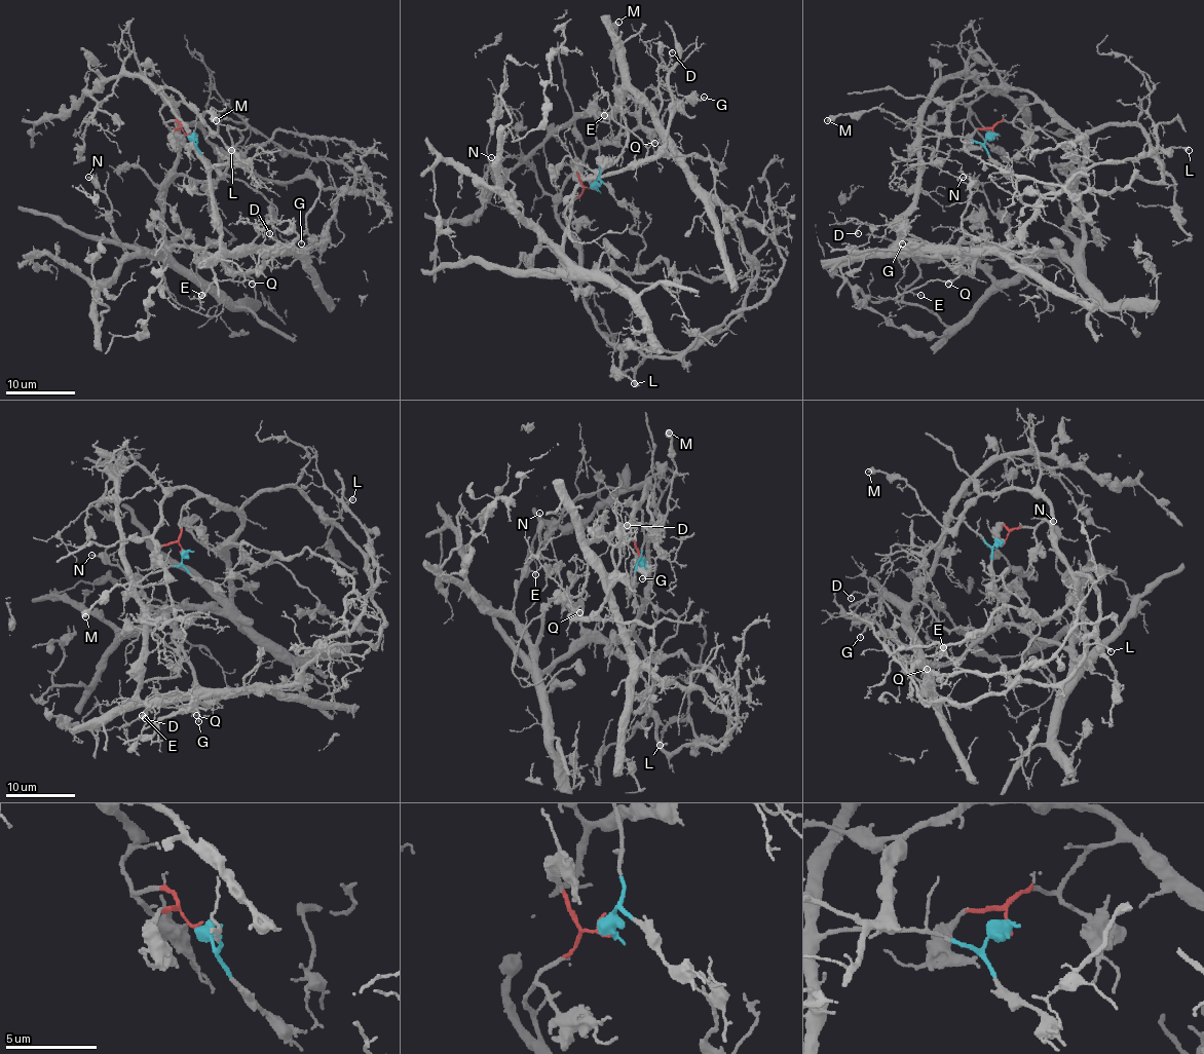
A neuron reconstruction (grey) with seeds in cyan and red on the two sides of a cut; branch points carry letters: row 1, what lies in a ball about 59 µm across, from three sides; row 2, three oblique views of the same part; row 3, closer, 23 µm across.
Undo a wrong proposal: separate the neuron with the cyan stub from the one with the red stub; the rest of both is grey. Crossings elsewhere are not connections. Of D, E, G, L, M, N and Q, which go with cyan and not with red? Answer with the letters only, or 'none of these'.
D, G

